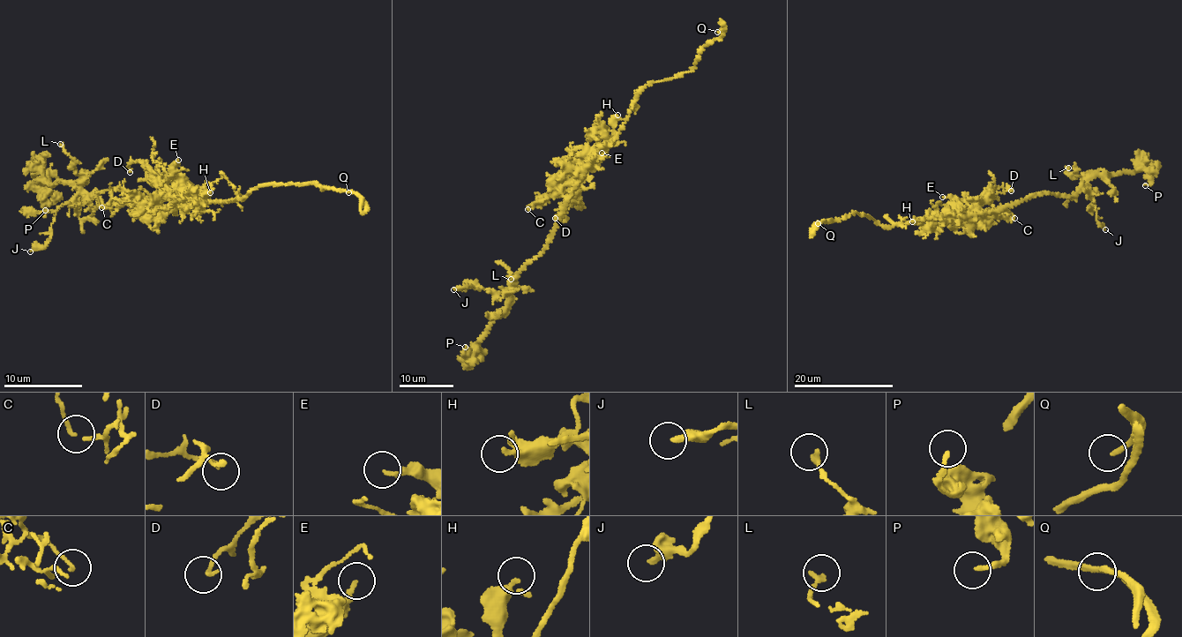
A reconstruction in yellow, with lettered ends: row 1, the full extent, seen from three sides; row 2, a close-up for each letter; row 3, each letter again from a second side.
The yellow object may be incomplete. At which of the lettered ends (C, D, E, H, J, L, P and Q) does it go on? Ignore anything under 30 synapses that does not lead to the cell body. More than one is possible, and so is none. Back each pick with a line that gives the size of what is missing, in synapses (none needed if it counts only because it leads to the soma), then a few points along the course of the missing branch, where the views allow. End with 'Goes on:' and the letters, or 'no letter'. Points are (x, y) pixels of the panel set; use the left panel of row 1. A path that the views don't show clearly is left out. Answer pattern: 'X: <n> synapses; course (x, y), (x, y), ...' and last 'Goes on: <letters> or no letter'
Q: course (348, 192), (340, 190), (311, 191), (267, 162), (273, 155)
Goes on: Q

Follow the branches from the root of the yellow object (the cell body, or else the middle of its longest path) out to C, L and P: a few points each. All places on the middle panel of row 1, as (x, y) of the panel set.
C: (584, 175), (568, 171), (557, 180), (544, 202), (531, 205), (527, 209)
L: (584, 175), (572, 191), (541, 253), (519, 270), (506, 293), (510, 300), (506, 295), (511, 279)
P: (584, 175), (541, 253), (519, 270), (506, 293), (507, 302), (490, 320), (476, 351), (463, 354), (465, 347)

